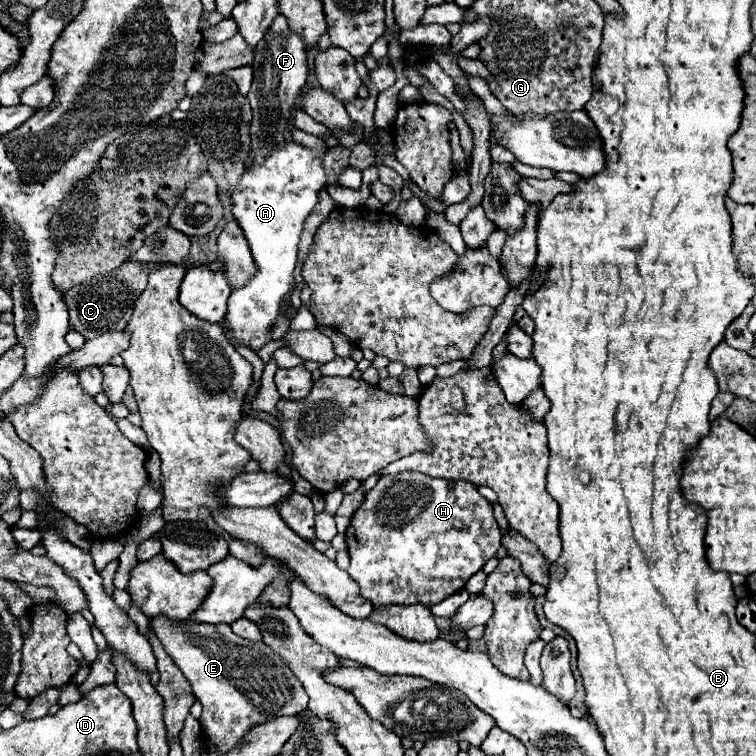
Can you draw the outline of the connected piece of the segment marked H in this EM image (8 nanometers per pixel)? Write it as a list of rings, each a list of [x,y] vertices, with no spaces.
[[[406,470],[406,472],[398,472],[396,476],[380,476],[378,484],[366,492],[364,496],[364,502],[360,504],[360,508],[354,512],[352,516],[352,522],[346,530],[346,544],[348,544],[348,554],[350,554],[350,566],[348,566],[348,574],[356,580],[356,584],[360,586],[360,594],[370,600],[376,608],[380,606],[386,606],[386,604],[438,604],[442,602],[444,598],[448,598],[450,594],[458,592],[464,588],[466,580],[476,574],[494,554],[496,550],[500,548],[500,528],[498,528],[498,522],[494,520],[494,514],[492,514],[492,504],[480,496],[476,492],[476,486],[470,484],[470,482],[464,482],[464,480],[442,480],[442,478],[432,478],[432,476],[426,476],[422,472],[412,472],[412,470]]]

